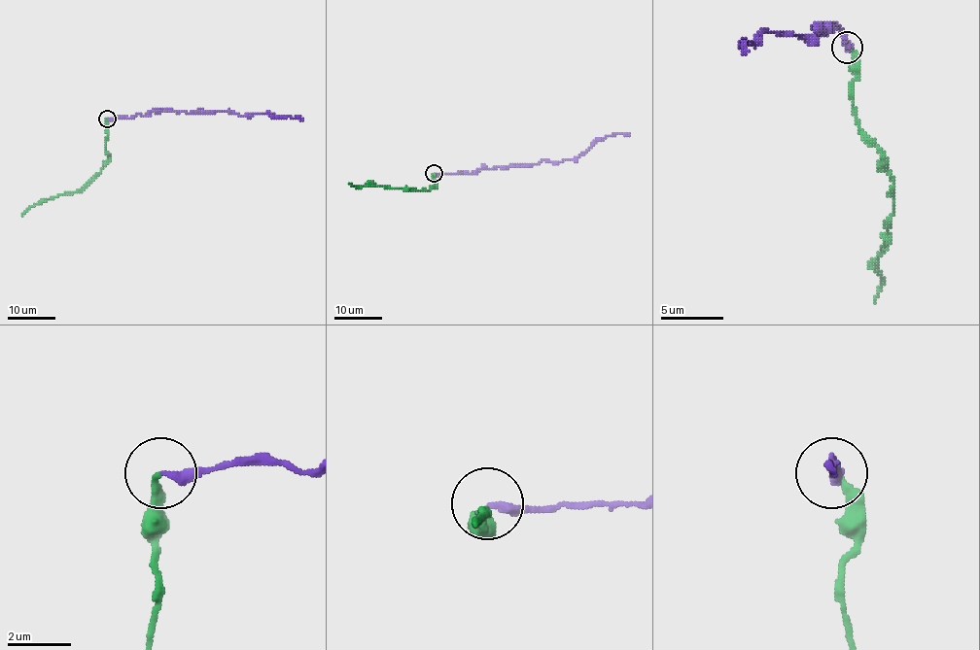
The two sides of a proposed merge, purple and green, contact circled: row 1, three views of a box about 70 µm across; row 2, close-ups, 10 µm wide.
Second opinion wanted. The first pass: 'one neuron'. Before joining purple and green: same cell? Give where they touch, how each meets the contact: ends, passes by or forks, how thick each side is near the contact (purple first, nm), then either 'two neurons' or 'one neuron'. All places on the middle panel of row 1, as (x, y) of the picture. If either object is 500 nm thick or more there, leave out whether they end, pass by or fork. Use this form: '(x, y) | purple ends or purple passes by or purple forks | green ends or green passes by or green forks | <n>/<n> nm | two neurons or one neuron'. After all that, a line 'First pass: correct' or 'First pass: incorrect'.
(434, 173) | purple ends | green ends | 260/220 nm | two neurons
First pass: incorrect

